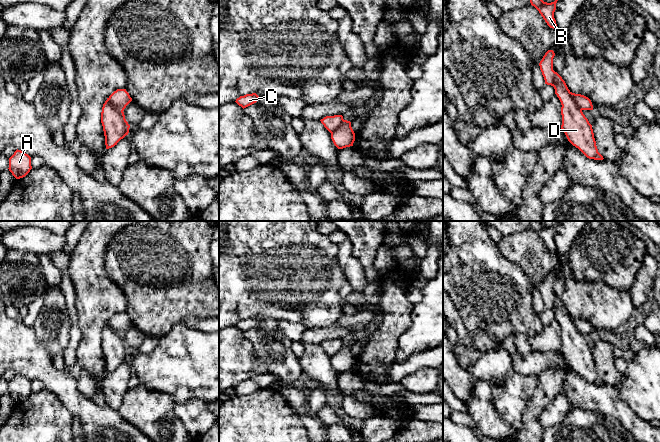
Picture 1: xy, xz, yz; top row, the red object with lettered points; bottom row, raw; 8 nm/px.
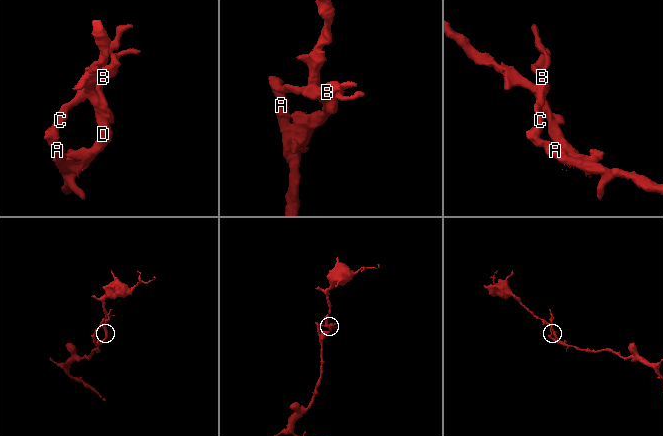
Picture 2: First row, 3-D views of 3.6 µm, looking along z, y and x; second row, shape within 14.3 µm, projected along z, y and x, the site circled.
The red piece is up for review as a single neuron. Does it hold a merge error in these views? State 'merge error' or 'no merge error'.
merge error

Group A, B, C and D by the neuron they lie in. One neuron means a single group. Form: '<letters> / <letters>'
A B C / D

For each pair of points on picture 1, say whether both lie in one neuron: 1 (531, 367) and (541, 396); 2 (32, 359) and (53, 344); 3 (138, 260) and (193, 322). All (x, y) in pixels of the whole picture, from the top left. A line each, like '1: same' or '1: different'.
1: different
2: different
3: different

